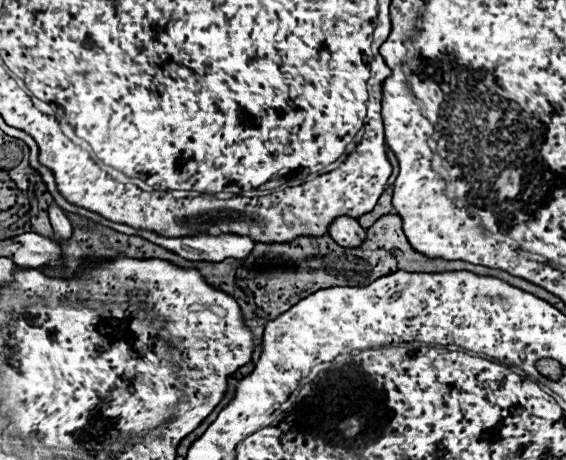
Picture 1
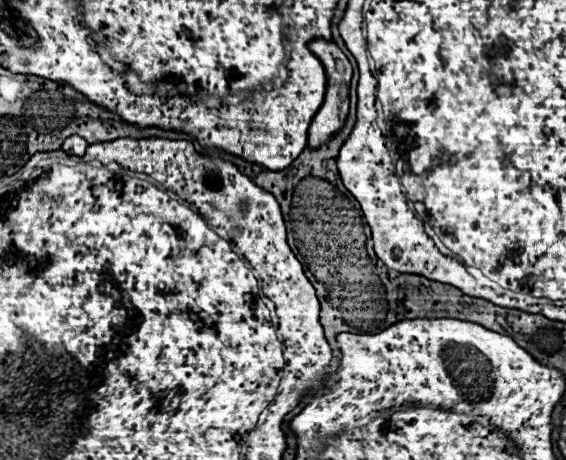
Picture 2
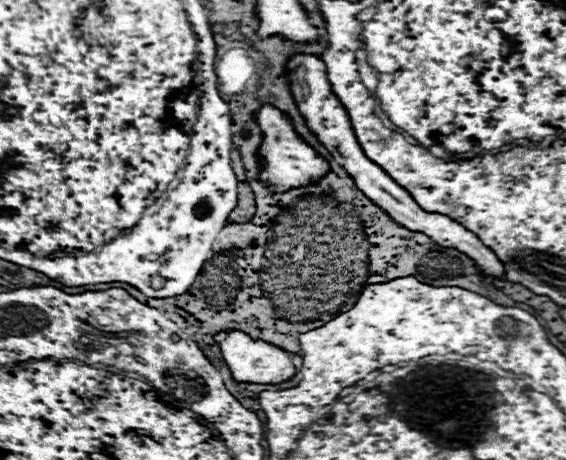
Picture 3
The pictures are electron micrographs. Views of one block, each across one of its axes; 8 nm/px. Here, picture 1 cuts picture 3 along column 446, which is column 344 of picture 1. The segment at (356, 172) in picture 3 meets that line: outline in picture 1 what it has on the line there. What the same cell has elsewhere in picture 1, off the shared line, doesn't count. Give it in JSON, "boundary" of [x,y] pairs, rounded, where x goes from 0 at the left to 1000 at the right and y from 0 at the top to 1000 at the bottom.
{"boundary":[[[594,474],[583,496],[580,509],[587,513],[587,522],[608,539],[633,539],[643,530],[647,522],[647,500],[633,487],[633,478],[625,474]]]}

